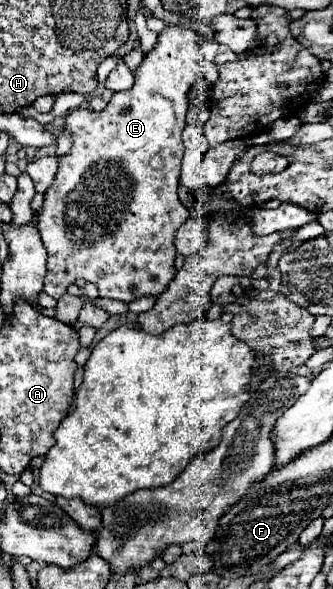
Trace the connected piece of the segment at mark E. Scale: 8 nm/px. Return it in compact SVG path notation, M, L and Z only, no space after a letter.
M167 24L167 28L163 32L159 32L159 38L157 38L157 44L153 46L153 50L149 54L145 54L143 62L139 64L137 68L137 74L135 74L135 86L131 90L125 90L125 92L115 92L111 102L107 104L105 110L101 112L95 112L95 110L85 110L85 108L75 108L71 110L67 116L65 116L65 130L71 134L73 138L73 146L69 150L69 154L65 156L59 156L59 170L55 174L55 180L53 184L49 186L49 190L45 192L45 202L37 214L37 220L39 220L39 234L41 234L41 240L49 252L49 264L47 264L47 276L45 276L45 292L53 298L59 298L65 294L67 286L73 284L77 278L83 278L87 282L93 282L97 284L99 288L99 296L101 298L113 298L113 300L123 300L123 302L131 302L139 296L145 296L145 294L161 294L167 284L171 282L171 278L175 276L175 266L173 266L173 260L175 260L175 248L173 248L173 236L175 236L175 230L187 220L187 208L179 202L177 198L177 184L179 184L179 166L181 166L181 158L183 158L183 140L181 140L181 132L185 128L185 114L187 114L187 92L189 88L201 78L199 74L199 62L204 59L204 51L214 51L210 47L204 48L203 42L205 39L201 37L193 28L185 26L185 24Z

